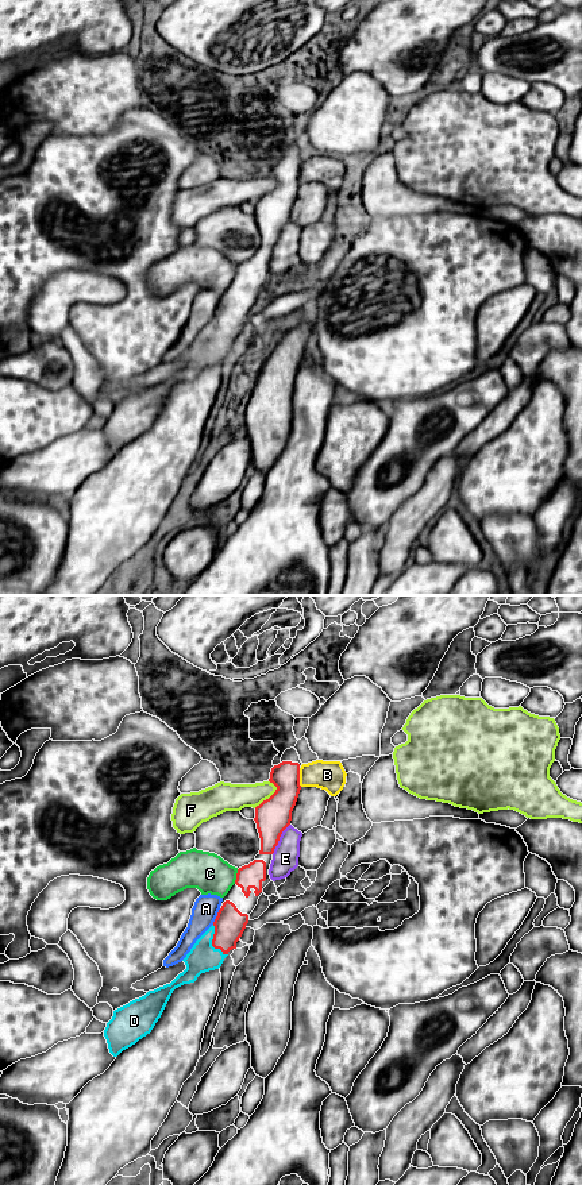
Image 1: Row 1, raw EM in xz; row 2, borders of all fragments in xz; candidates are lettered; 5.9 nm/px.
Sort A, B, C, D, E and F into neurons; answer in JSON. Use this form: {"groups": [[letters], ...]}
{"groups": [["A"], ["B"], ["C"], ["D"], ["E"], ["F"]]}

